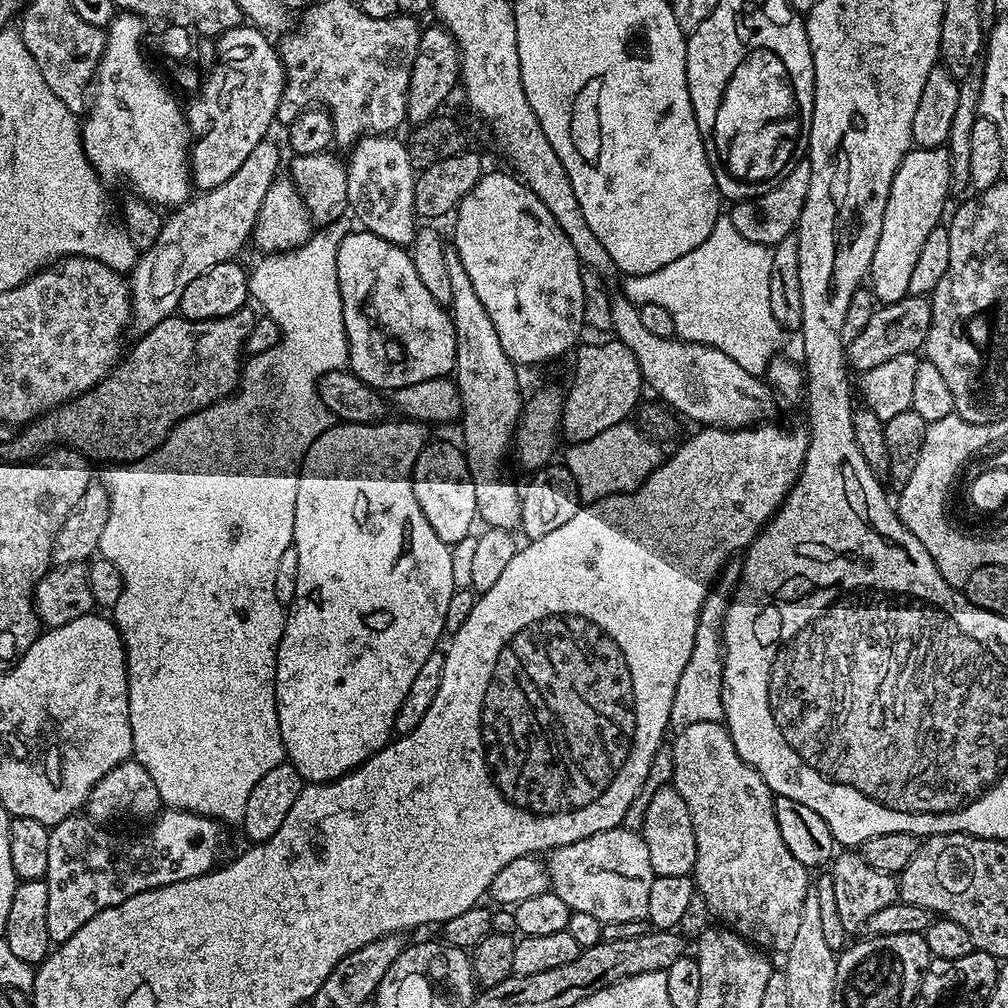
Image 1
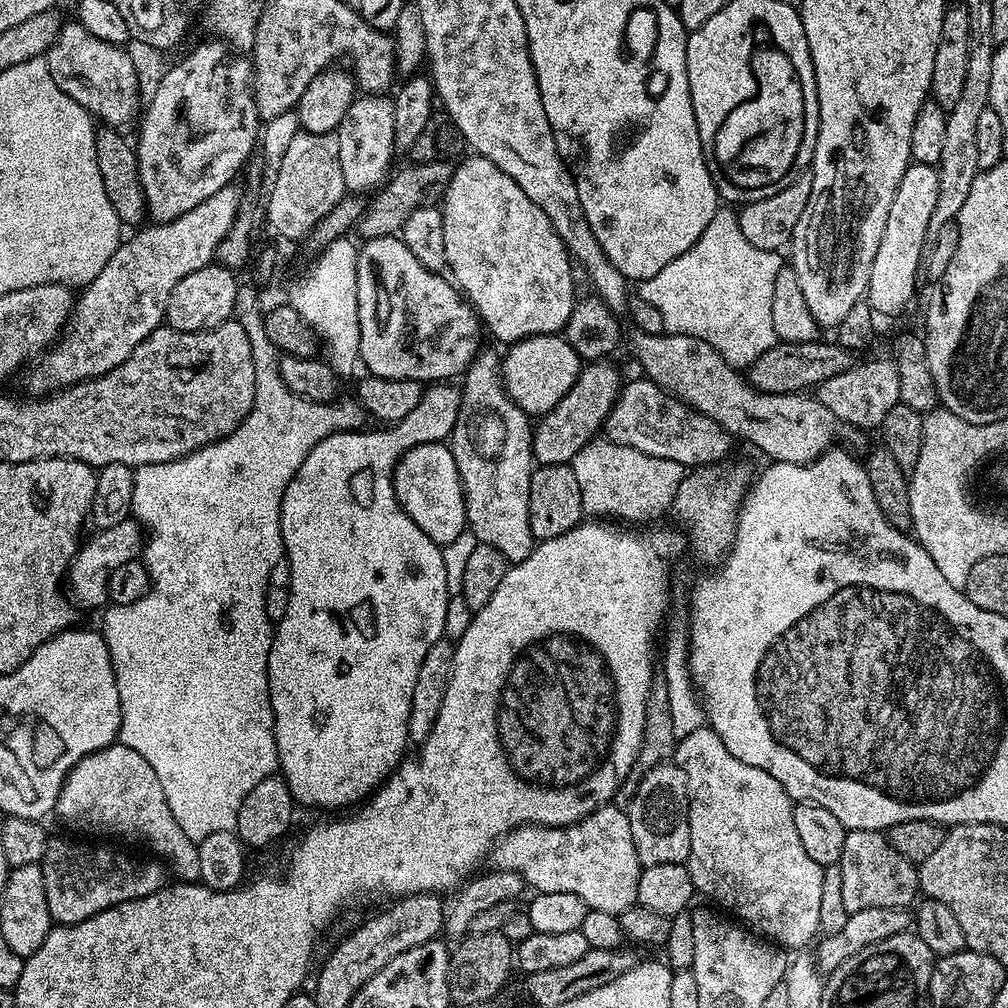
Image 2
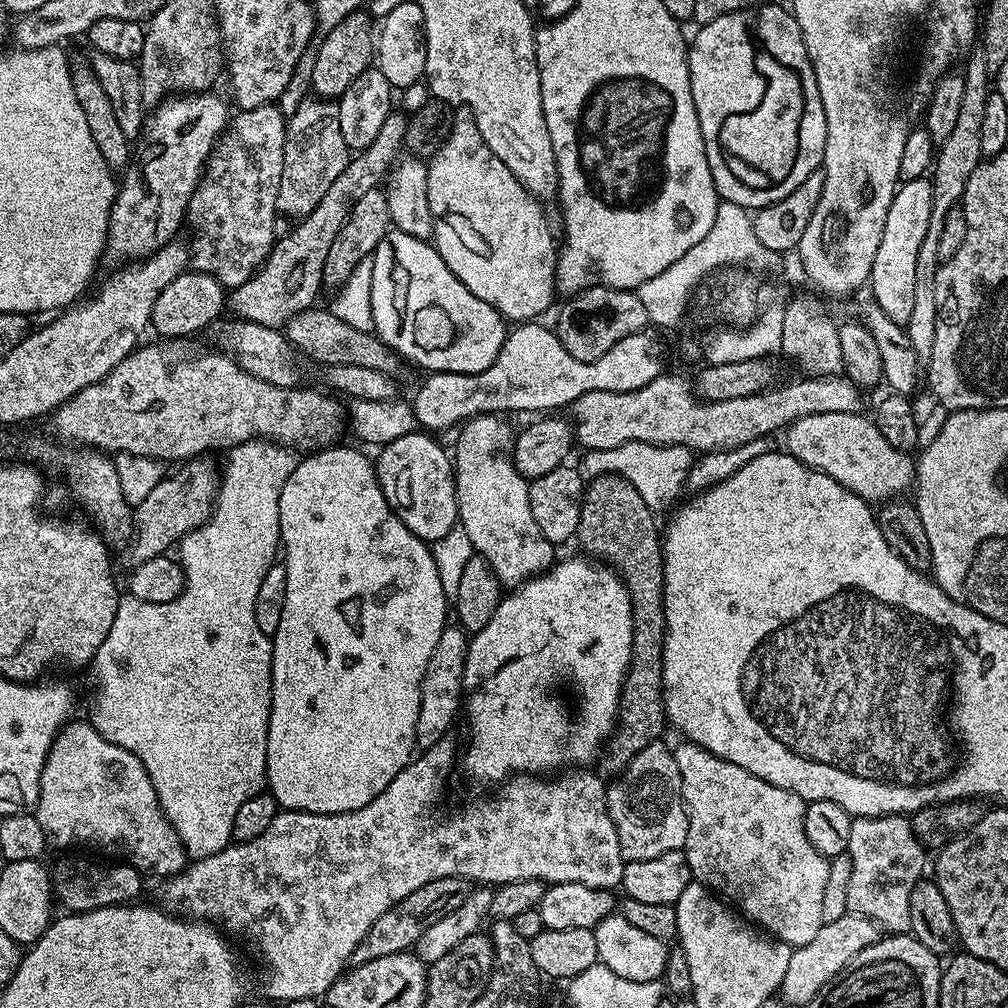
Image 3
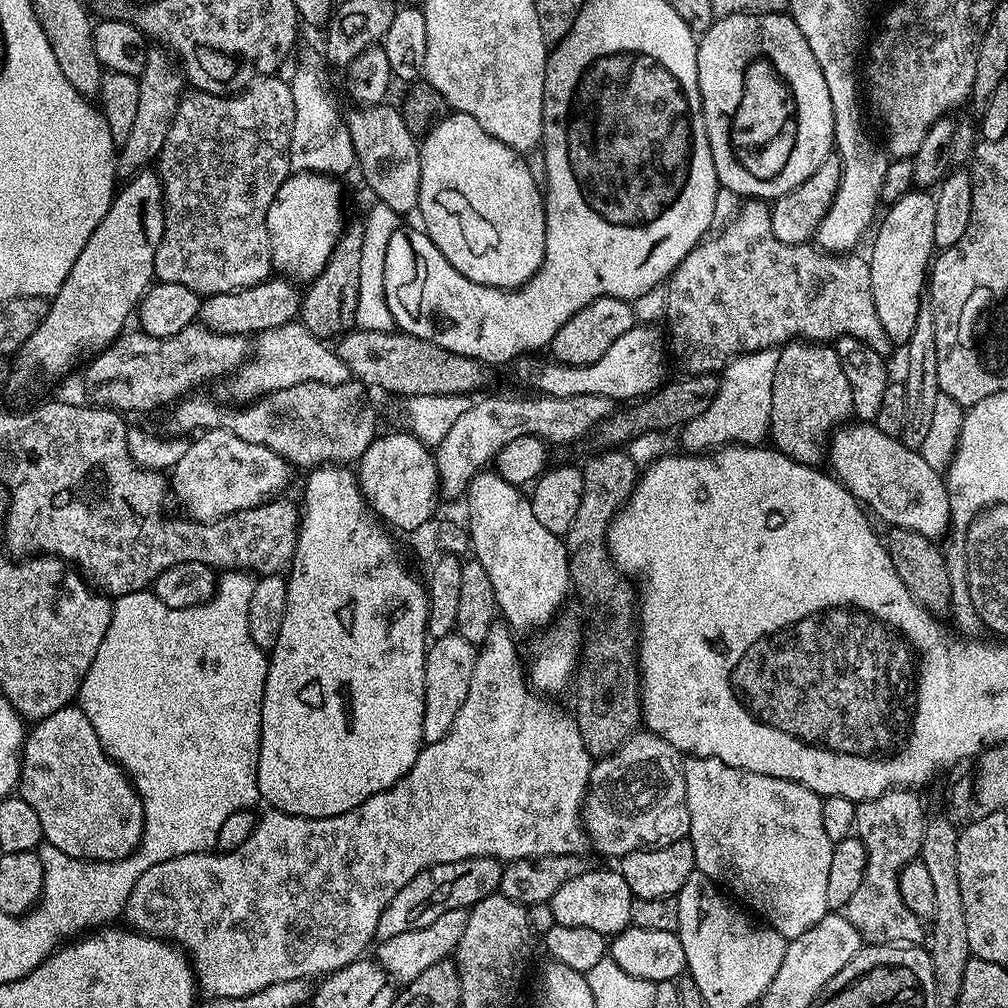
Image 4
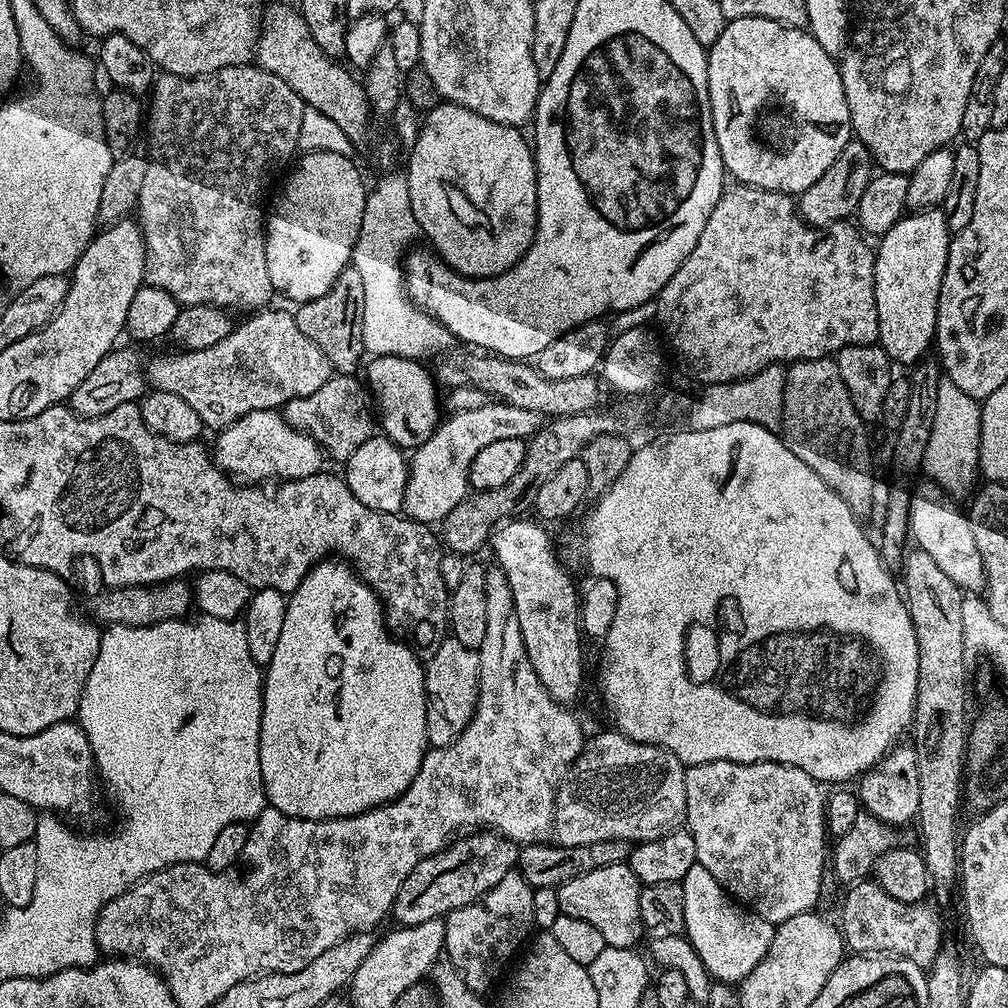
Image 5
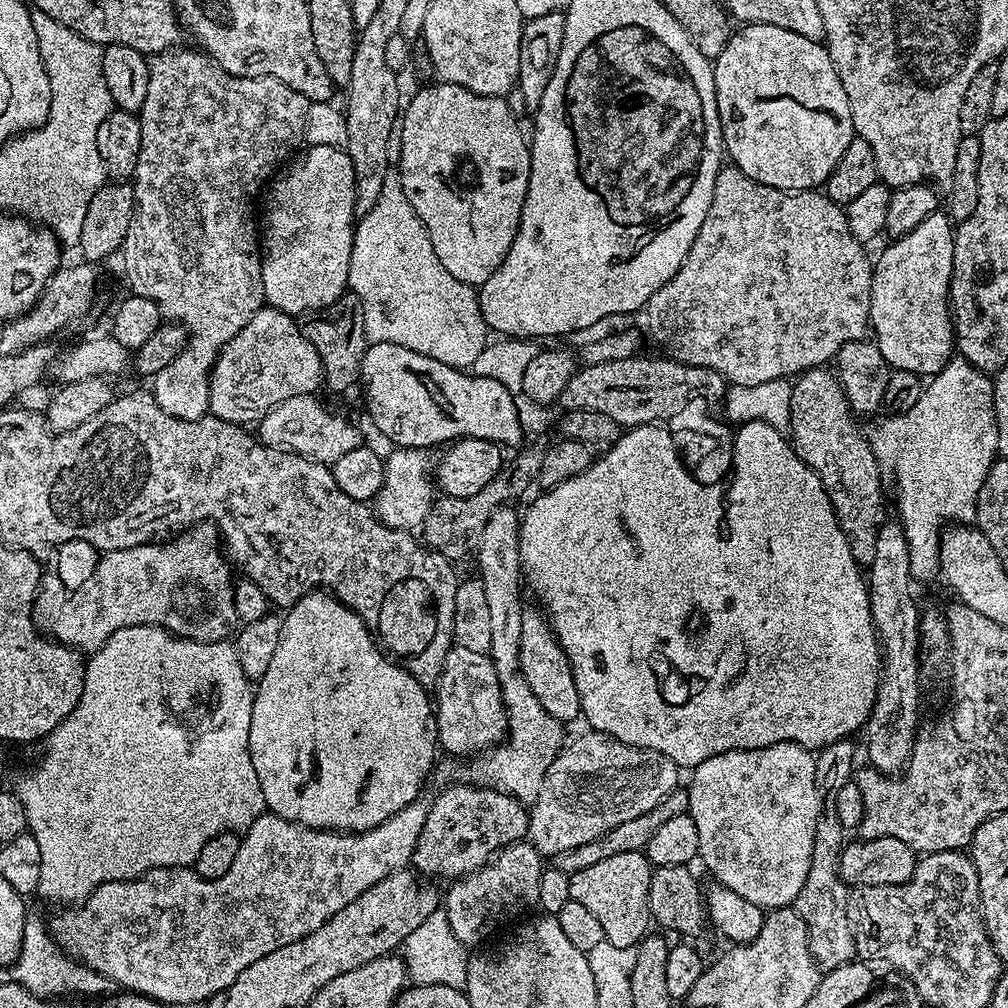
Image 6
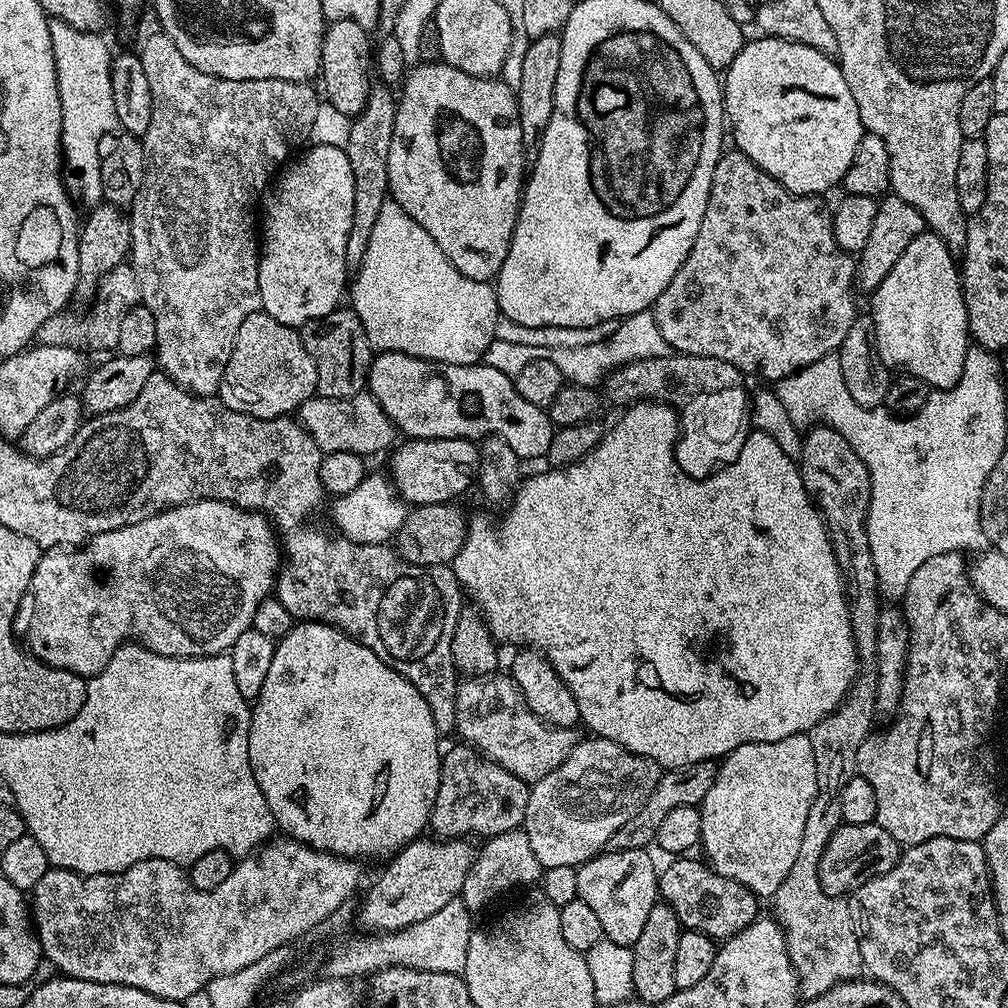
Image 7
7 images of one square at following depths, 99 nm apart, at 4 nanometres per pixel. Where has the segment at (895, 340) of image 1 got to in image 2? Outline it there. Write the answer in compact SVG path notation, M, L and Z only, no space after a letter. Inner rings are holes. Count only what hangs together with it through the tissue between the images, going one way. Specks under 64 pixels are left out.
M819 339L810 342L786 344L777 342L766 354L758 357L746 369L746 379L759 392L770 394L786 394L787 392L804 392L815 389L826 378L834 378L834 374L842 374L842 370L850 370L854 363L854 354L841 344L829 342L820 344Z

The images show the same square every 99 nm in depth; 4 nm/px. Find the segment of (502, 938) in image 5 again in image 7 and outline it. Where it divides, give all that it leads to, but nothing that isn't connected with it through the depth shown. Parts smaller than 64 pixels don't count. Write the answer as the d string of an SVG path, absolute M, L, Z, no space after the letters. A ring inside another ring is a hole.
M523 827L487 837L481 844L484 845L479 845L476 860L470 866L470 874L466 874L466 882L459 894L459 899L474 914L480 914L491 900L496 900L515 888L535 885L542 875L540 863L538 858L534 858L534 850L530 850L530 838Z

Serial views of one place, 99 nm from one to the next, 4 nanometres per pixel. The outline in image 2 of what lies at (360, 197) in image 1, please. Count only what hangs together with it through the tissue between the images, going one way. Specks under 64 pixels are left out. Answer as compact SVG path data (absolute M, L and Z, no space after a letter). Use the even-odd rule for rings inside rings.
M362 94L353 100L350 109L342 118L335 131L338 138L338 158L341 163L345 189L354 194L363 193L362 190L373 191L381 187L389 175L392 156L396 154L394 140L394 108L391 97L384 94Z

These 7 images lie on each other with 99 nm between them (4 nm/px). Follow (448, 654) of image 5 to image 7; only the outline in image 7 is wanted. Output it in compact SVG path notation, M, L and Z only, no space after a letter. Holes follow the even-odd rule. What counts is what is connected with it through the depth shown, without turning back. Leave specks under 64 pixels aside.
M511 675L470 676L456 685L455 735L463 743L477 748L484 756L498 762L510 774L535 782L546 778L550 770L558 770L576 748L576 728L555 728L545 724L524 705L520 691L514 687Z

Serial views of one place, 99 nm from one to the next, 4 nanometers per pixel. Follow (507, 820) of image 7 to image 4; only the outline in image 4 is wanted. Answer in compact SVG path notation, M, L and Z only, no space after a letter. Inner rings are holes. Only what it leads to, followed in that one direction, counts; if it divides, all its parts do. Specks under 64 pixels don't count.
M479 856L422 870L414 879L406 882L406 886L402 886L402 890L390 898L390 906L382 910L382 918L378 918L376 940L383 942L398 938L398 934L406 934L410 930L422 930L422 926L430 926L430 922L446 914L446 910L467 910L473 904L482 902L482 898L493 895L499 889L503 869L501 861Z

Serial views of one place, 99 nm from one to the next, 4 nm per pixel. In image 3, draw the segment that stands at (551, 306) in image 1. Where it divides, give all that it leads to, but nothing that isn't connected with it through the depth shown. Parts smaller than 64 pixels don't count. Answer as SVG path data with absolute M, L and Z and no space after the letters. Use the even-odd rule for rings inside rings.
M460 114L452 121L452 133L446 138L446 142L436 151L435 156L431 157L428 164L428 197L430 198L430 212L432 214L432 240L437 254L442 258L442 262L446 262L446 266L450 266L450 270L462 282L462 286L466 286L466 290L470 290L470 294L474 294L474 298L482 298L482 302L490 302L490 306L494 306L494 310L498 310L500 315L508 322L532 322L547 310L552 304L552 299L558 296L556 287L556 258L558 255L558 240L552 237L552 228L548 225L548 216L544 213L545 205L537 200L531 192L524 189L524 183L518 178L514 178L514 174L506 166L506 162L502 162L502 158L498 158L498 154L494 154L494 150L490 150L490 146L486 146L486 142L482 138L482 134L478 134L478 126L472 121L471 115Z

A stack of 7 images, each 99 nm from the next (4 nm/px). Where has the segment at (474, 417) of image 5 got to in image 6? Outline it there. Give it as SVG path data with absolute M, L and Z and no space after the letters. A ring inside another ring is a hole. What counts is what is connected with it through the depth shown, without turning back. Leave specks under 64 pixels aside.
M393 447L384 461L384 489L374 501L374 511L383 524L391 528L416 530L423 525L434 503L434 456L426 448Z

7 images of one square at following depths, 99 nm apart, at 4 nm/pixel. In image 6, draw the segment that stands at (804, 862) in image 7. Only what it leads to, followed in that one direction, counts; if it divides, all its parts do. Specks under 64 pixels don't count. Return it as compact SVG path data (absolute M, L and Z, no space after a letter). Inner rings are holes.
M827 367L811 368L800 373L791 381L792 393L790 394L790 443L793 450L818 474L826 494L830 498L830 506L840 524L842 534L850 542L850 550L861 566L874 562L874 546L878 543L878 530L886 519L884 513L884 484L880 463L874 458L874 450L868 445L867 435L856 425L857 417L848 399L844 388L840 385L839 375ZM845 738L833 744L827 744L825 748L819 749L815 753L816 787L820 790L822 807L820 809L820 817L818 818L818 826L814 830L814 854L810 854L810 874L806 876L806 886L802 886L802 890L798 894L794 905L797 914L802 918L802 922L806 922L810 954L815 958L821 969L824 970L831 970L843 964L853 963L854 957L857 955L854 922L848 916L850 888L849 885L844 883L844 879L841 878L840 871L838 871L840 852L844 849L846 843L846 837L844 837L846 836L846 829L842 826L842 822L838 822L838 810L834 810L834 802L838 798L838 790L842 790L842 786L849 783L854 776L852 759L856 756L856 748L851 744L852 742L851 739Z

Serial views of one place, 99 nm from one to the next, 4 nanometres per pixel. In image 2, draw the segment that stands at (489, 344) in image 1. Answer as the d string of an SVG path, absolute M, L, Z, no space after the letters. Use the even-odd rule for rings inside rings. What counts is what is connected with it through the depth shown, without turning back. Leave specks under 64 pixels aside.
M487 350L477 352L467 372L463 373L462 381L463 380L464 384L462 383L462 393L460 395L460 413L454 422L454 430L450 437L450 447L454 454L454 462L458 466L460 481L464 487L464 505L466 506L466 514L468 515L466 524L470 532L476 535L475 539L479 541L479 543L493 544L509 562L519 562L527 558L538 543L537 540L533 538L532 531L530 530L530 510L528 509L528 503L530 502L530 478L534 471L534 457L532 455L532 433L534 431L534 424L528 413L523 412L522 409L509 398L508 391L504 388L502 360L499 355L495 356L494 353L487 352Z

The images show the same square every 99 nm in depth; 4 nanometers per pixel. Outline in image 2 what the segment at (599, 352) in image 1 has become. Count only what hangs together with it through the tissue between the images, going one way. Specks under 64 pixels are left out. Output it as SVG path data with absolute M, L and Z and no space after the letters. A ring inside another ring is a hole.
M607 359L593 360L585 363L580 370L580 376L570 386L566 398L554 406L546 415L535 421L532 433L532 455L537 465L541 464L571 464L574 454L582 450L597 435L596 432L608 423L608 415L614 402L620 397L622 379L614 365Z

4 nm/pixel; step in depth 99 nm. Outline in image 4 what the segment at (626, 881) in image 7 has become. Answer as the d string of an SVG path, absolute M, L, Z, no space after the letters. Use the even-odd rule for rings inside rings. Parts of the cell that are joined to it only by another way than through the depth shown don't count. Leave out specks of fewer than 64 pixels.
M593 867L587 872L578 874L578 878L570 878L555 892L550 902L554 910L557 924L562 926L586 926L590 930L598 930L606 938L613 938L626 931L632 924L633 895L630 886L626 886L626 878L618 870L612 872L608 868Z

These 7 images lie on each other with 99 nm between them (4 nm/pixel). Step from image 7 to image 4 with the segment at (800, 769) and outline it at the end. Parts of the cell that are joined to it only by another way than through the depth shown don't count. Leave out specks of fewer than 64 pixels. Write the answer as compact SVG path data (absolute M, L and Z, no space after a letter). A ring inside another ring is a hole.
M688 756L684 760L684 781L686 782L686 802L690 810L690 830L687 839L691 840L694 846L696 871L701 872L702 875L707 876L717 885L723 886L737 901L745 900L753 908L751 911L767 927L772 928L778 934L782 934L787 941L806 934L806 930L815 926L823 916L829 915L830 909L826 902L826 881L830 875L833 843L830 838L826 838L826 830L822 827L822 798L817 792L793 780L774 778L770 774L754 774L750 770L726 766L726 762L711 760L705 756Z

